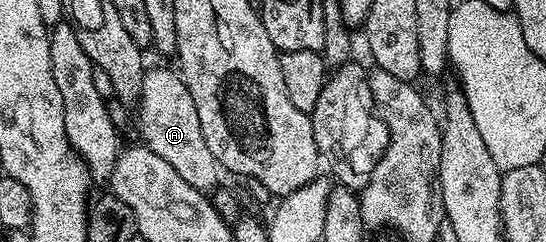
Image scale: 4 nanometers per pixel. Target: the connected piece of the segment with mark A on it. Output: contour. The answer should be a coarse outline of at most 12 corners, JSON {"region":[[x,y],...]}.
{"region":[[146,70],[142,142],[201,192],[218,184],[180,74]]}

